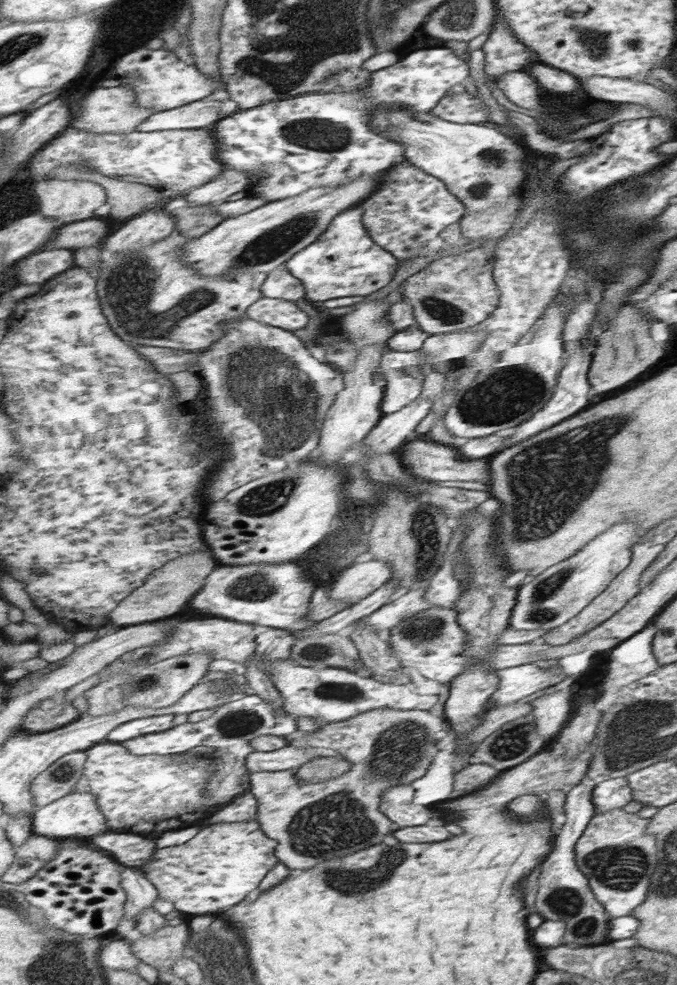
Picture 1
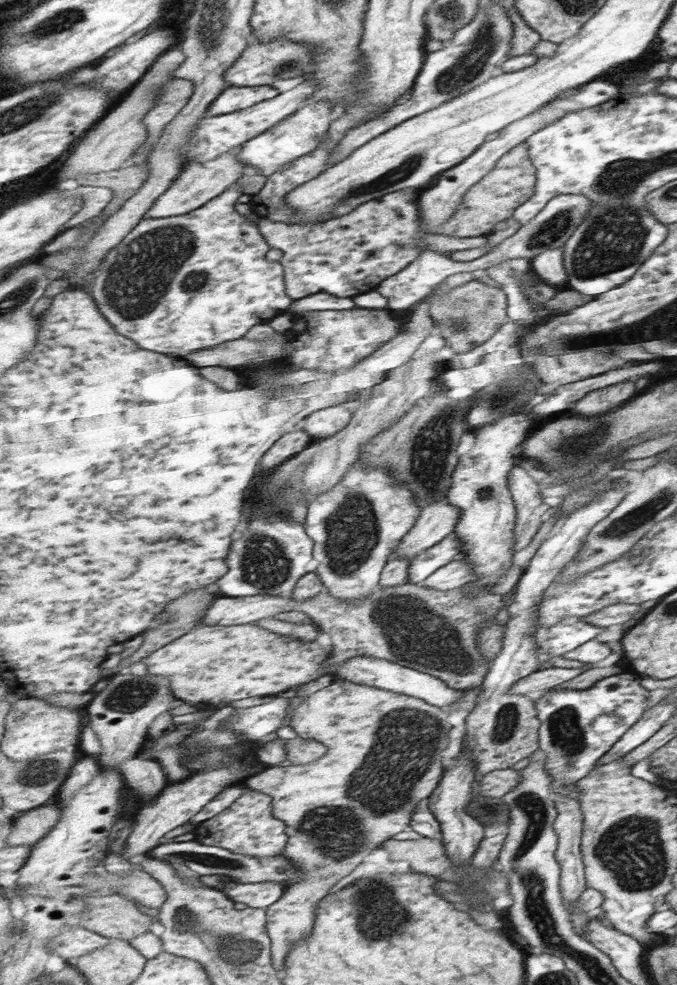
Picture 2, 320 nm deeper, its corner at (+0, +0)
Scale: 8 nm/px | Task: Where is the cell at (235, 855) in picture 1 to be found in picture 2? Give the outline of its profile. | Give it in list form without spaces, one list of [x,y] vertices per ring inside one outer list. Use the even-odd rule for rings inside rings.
[[[250,789],[243,793],[229,808],[219,816],[199,824],[197,842],[207,846],[223,846],[234,853],[243,853],[258,857],[274,857],[286,849],[290,839],[287,825],[279,820],[273,812],[272,798],[264,792]],[[211,840],[211,842],[205,842]]]

